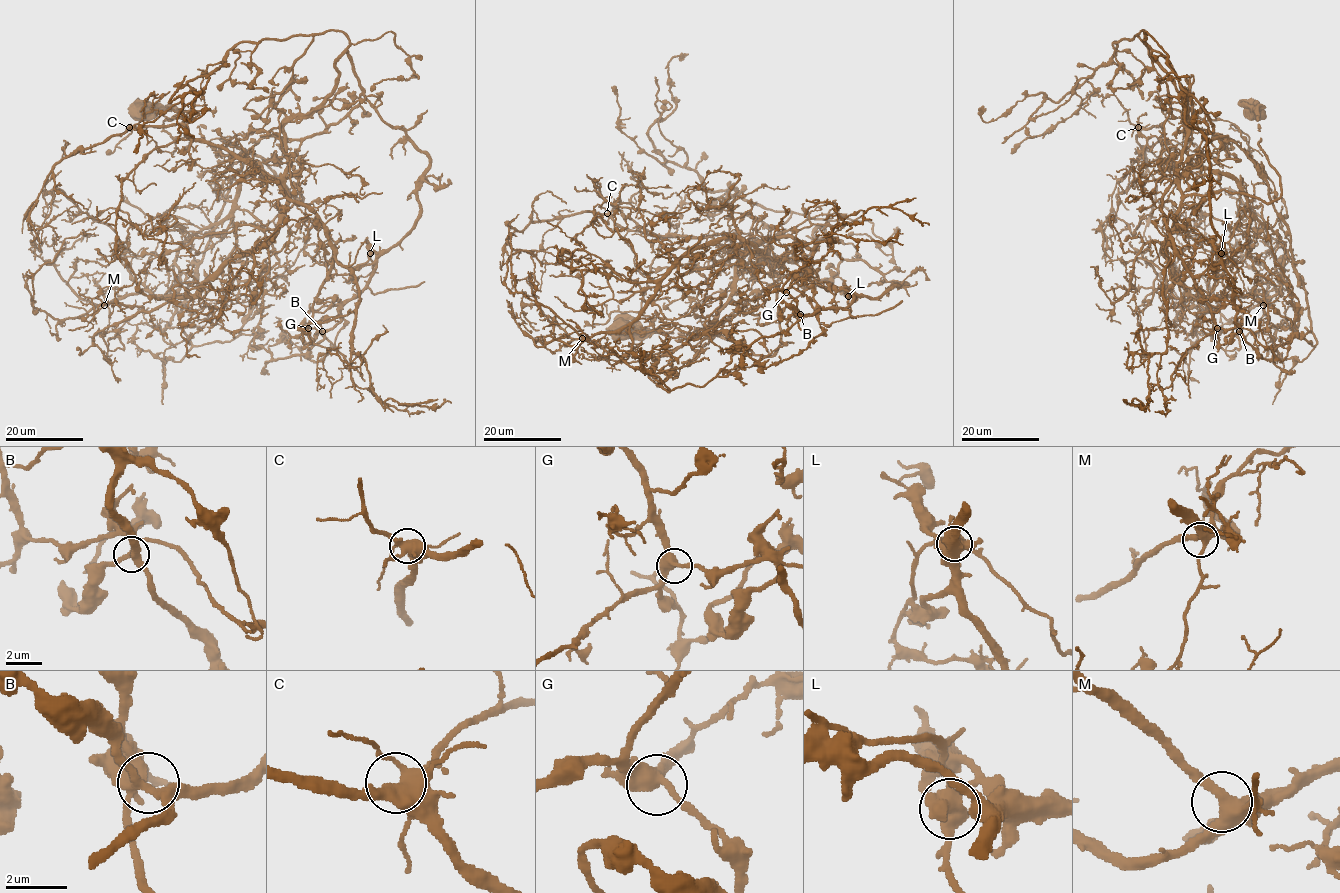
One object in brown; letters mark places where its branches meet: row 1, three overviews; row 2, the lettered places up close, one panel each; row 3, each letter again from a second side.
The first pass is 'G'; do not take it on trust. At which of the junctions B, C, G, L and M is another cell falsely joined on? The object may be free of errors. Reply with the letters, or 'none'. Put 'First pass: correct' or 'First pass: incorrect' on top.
First pass: incorrect
none

